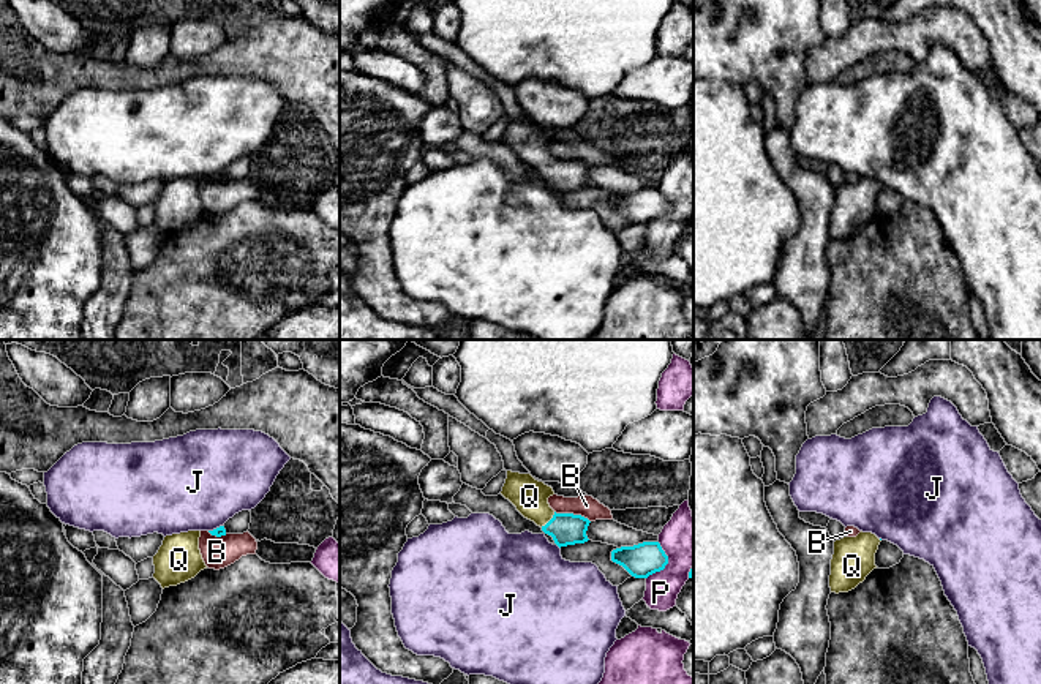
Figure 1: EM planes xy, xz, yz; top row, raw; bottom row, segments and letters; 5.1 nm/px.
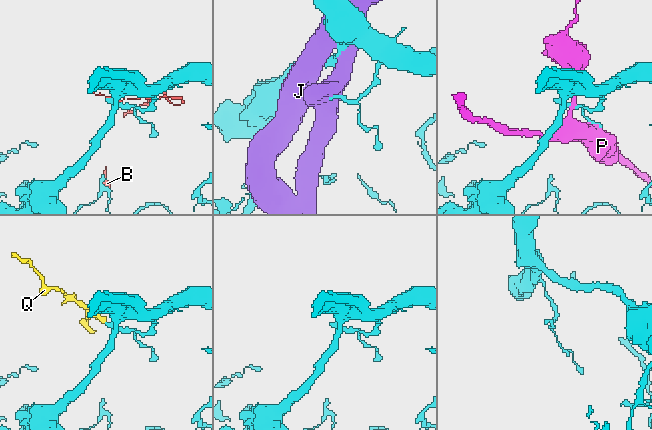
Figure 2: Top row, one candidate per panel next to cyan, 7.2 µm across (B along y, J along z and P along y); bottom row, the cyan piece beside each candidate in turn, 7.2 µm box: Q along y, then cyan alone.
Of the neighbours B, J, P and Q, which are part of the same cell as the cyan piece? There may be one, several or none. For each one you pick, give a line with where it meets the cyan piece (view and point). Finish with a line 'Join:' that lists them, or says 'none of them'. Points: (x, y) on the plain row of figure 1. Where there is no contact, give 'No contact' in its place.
Q: Touches cyan at xz (550, 166)
Join: Q

